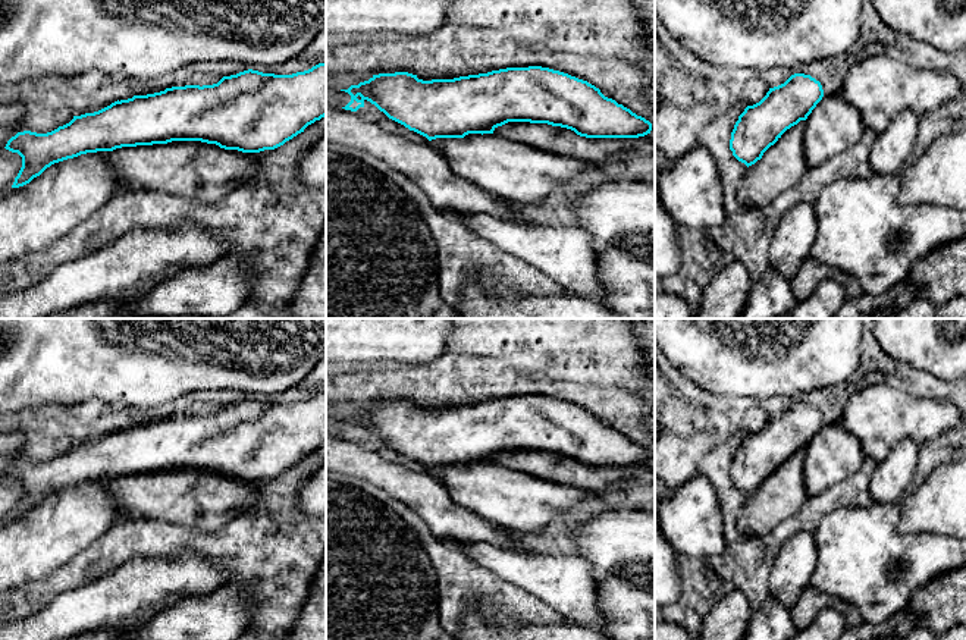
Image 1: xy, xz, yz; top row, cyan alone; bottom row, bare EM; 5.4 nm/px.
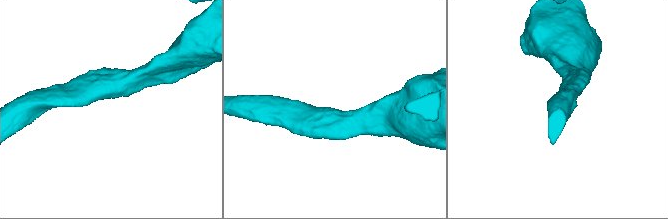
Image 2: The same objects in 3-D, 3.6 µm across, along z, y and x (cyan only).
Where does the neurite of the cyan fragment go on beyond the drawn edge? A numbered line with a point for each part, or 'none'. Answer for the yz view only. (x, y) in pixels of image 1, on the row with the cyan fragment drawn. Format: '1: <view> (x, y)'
none

